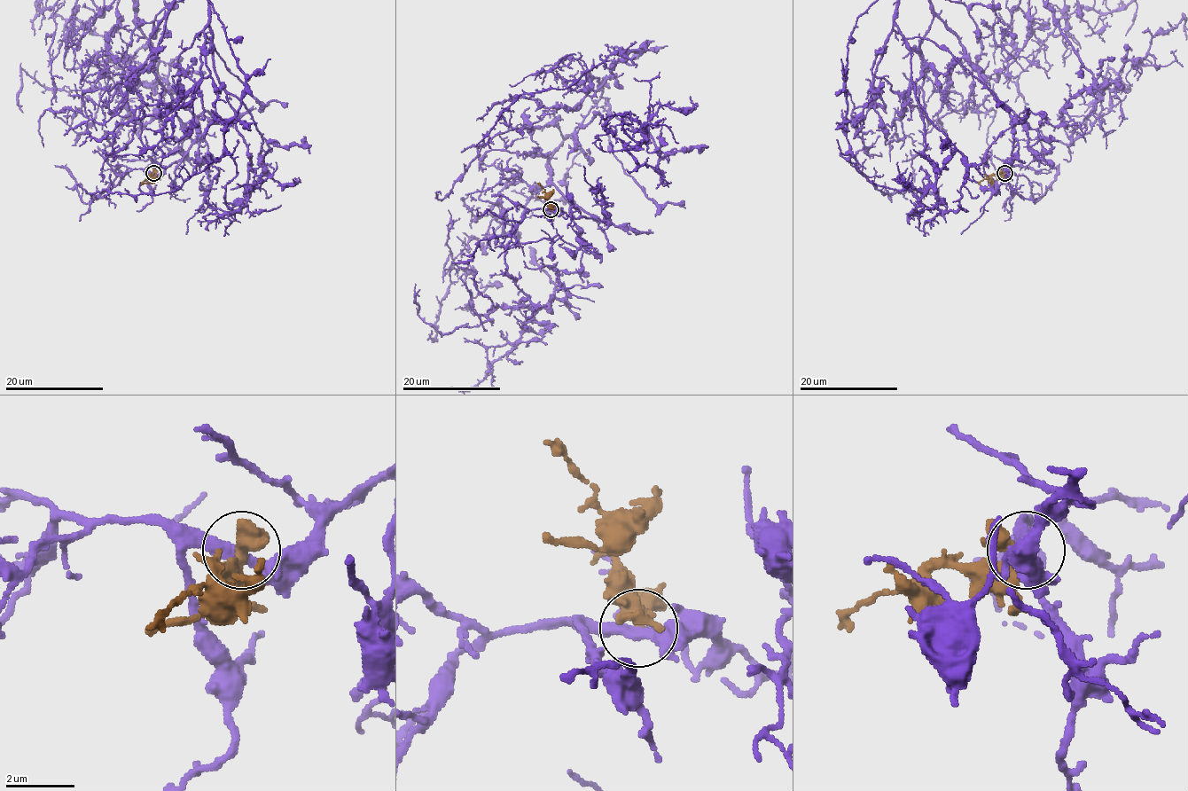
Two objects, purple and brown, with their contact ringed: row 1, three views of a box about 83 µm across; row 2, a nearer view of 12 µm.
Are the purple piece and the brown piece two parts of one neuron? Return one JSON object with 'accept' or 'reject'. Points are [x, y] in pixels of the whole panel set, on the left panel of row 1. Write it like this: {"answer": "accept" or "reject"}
{"answer": "reject"}

